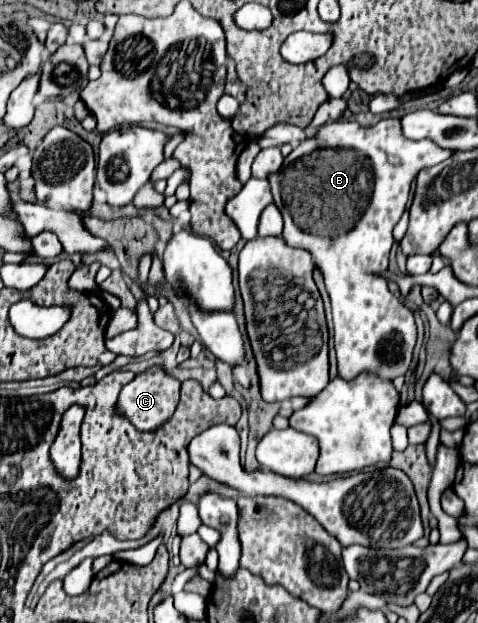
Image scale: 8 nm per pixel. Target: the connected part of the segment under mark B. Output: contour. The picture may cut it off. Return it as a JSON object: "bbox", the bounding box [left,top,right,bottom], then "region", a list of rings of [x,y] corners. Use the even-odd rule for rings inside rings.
{"bbox":[269,119,453,381],"region":[[[383,119],[373,127],[361,127],[355,121],[335,121],[319,129],[315,139],[297,145],[287,157],[281,173],[269,177],[275,205],[279,207],[285,229],[283,239],[291,247],[307,249],[325,277],[325,287],[331,297],[335,349],[339,377],[355,379],[359,373],[373,373],[381,379],[393,381],[405,375],[413,363],[413,349],[417,341],[417,327],[413,311],[389,291],[387,279],[381,275],[389,269],[389,251],[393,247],[391,231],[401,219],[409,201],[411,181],[425,167],[449,159],[453,151],[439,149],[433,141],[409,141],[401,135],[399,119]],[[369,163],[373,167],[373,191],[369,201]]]}

